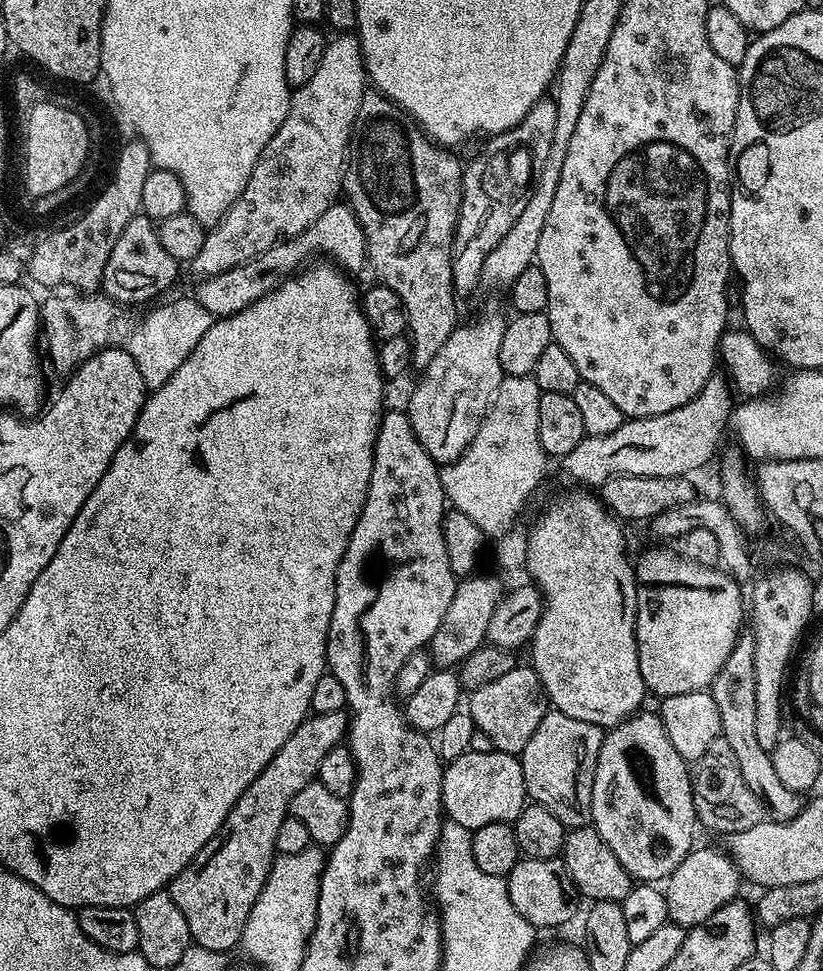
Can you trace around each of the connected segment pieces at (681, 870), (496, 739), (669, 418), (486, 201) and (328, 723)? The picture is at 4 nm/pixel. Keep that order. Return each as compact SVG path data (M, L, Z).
M693 847L692 851L682 858L678 870L668 875L662 891L666 898L666 910L671 923L681 924L685 930L698 926L714 914L723 904L737 899L736 892L742 885L740 870L735 861L725 852L719 852L716 848Z
M518 666L510 670L510 674L502 674L494 682L486 682L486 686L471 689L466 700L466 711L476 723L476 730L490 737L493 749L497 752L520 753L530 742L534 730L538 730L538 722L550 711L544 687L538 674L531 666Z
M714 374L702 386L702 390L686 406L657 416L637 416L625 419L618 430L605 436L585 434L582 442L562 457L564 472L581 480L581 485L599 486L611 476L688 476L704 468L717 455L724 436L724 427L729 427L734 411L734 389L723 375Z
M545 98L533 106L530 114L510 130L491 137L488 144L464 168L462 202L452 243L452 285L457 297L464 298L481 287L480 275L486 258L510 226L522 218L530 194L534 194L542 166L546 163L550 142L554 138L554 121L558 118L555 99Z
M347 711L312 714L305 718L282 750L270 758L258 778L246 786L218 834L214 834L214 838L210 838L210 842L206 842L206 846L202 846L202 850L198 850L193 860L172 880L172 897L186 917L195 947L228 954L232 947L235 949L239 945L246 918L250 918L250 910L254 910L254 902L258 902L272 861L278 855L278 826L282 826L284 817L289 815L294 794L319 777L322 758L326 758L330 750L341 747L349 723Z

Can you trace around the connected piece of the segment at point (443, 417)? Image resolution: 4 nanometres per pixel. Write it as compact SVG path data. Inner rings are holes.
M484 312L480 320L472 320L469 324L461 323L450 338L434 354L434 358L419 373L420 381L408 400L406 411L410 418L410 426L414 426L414 434L418 442L443 466L458 459L470 446L474 434L478 434L478 426L482 426L488 407L492 405L500 383L505 375L498 354L502 347L502 334L506 316L500 312Z

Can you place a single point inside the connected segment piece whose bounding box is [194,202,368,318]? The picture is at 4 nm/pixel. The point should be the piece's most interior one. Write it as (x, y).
(338, 233)

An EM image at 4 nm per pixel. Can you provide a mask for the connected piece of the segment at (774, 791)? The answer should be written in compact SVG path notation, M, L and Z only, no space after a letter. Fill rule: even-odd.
M742 634L736 639L736 648L730 658L726 658L722 670L718 670L712 679L710 691L714 706L718 706L721 737L730 742L730 750L734 750L734 758L738 758L738 770L742 770L746 786L758 794L771 819L792 820L801 810L801 793L790 790L778 779L771 755L758 746L758 734L754 734L754 709L758 703L758 698L754 698L754 644L755 640L748 634Z

